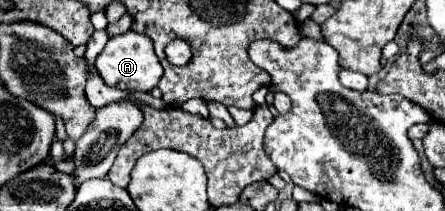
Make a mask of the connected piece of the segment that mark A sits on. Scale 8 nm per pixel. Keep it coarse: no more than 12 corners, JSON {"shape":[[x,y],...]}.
{"shape":[[111,37],[95,67],[107,85],[149,93],[163,75],[153,41]]}

